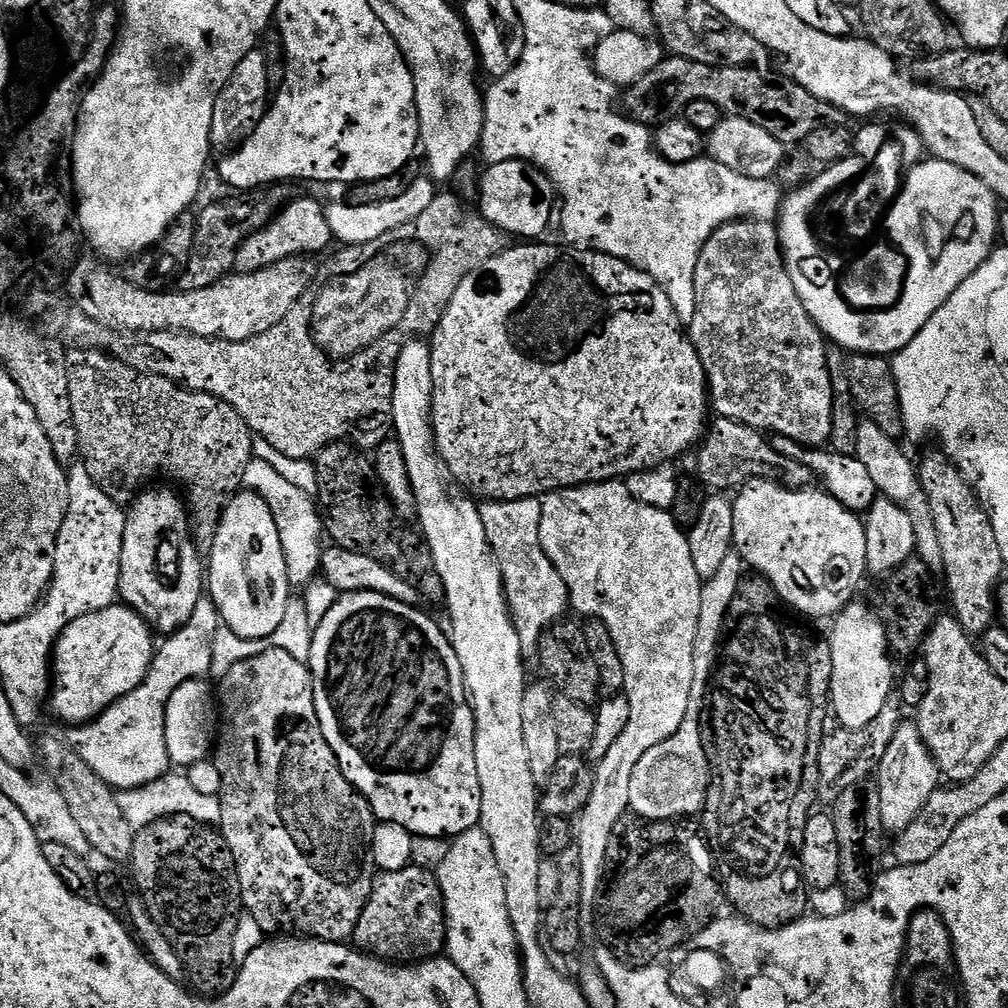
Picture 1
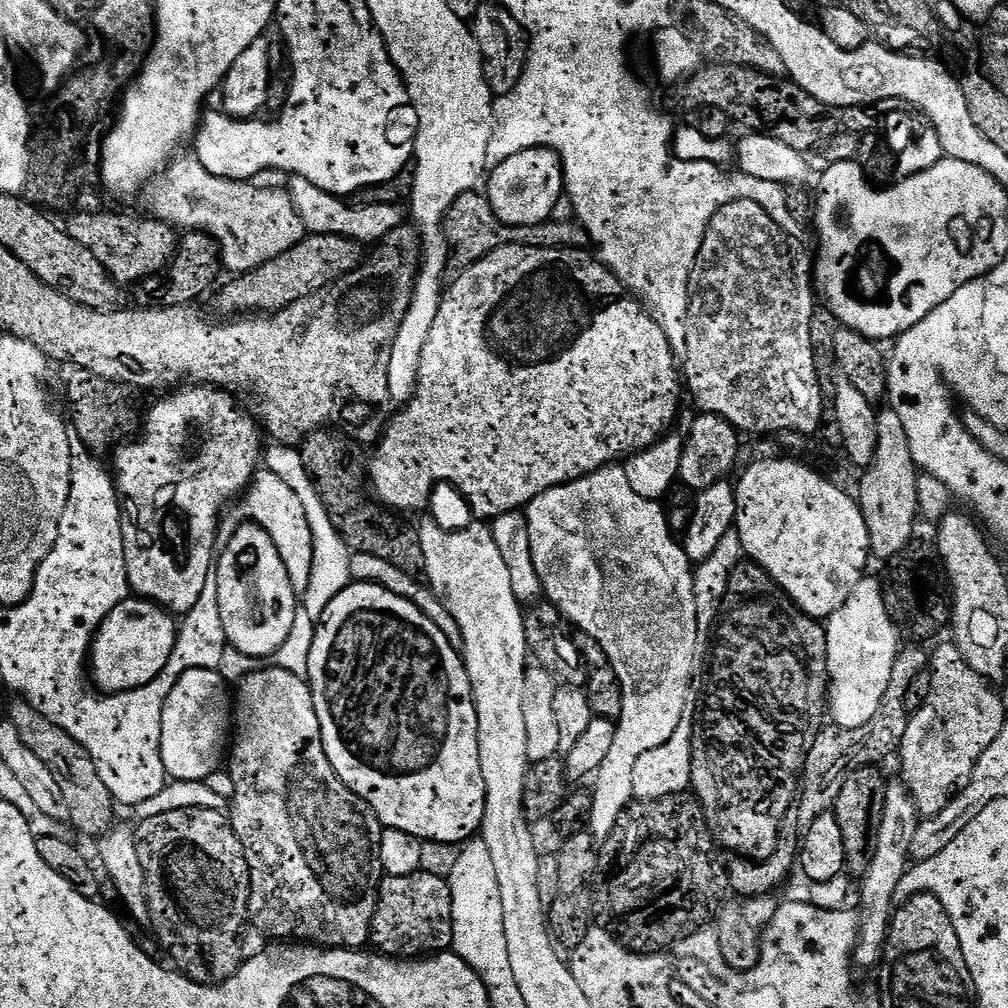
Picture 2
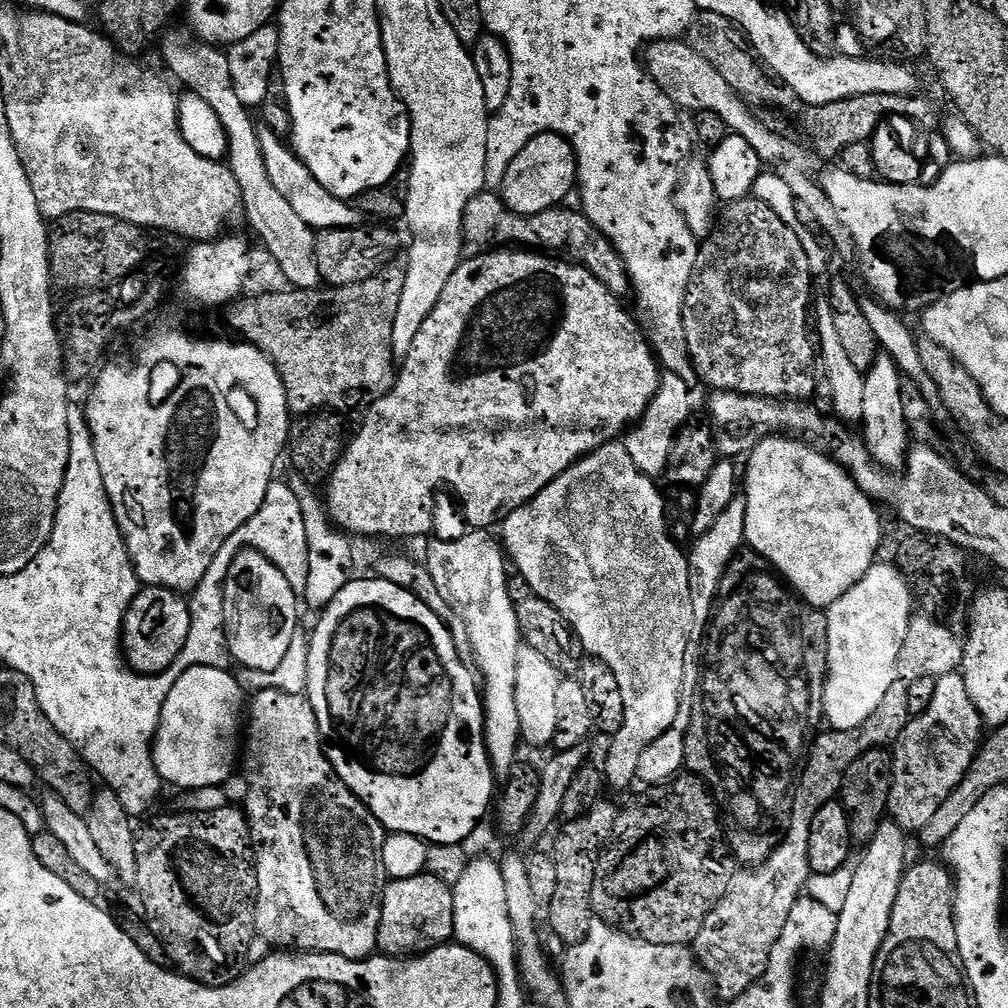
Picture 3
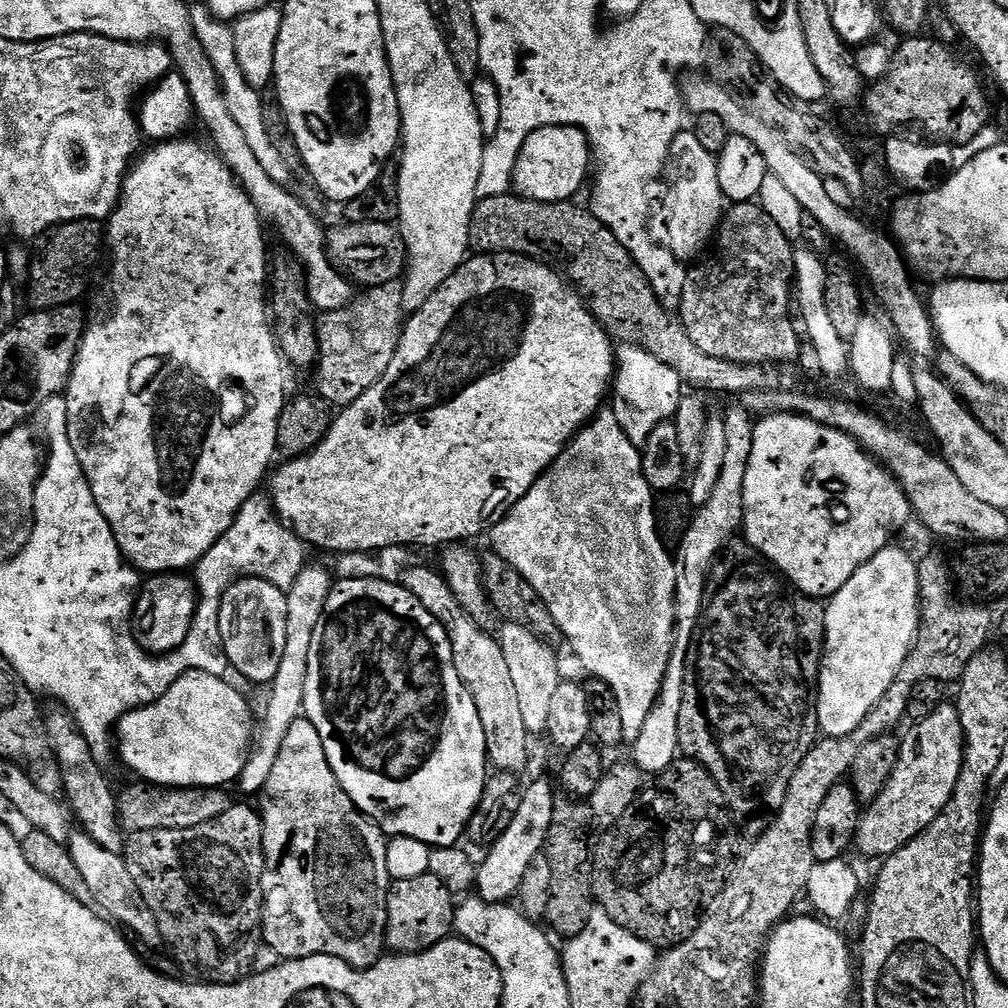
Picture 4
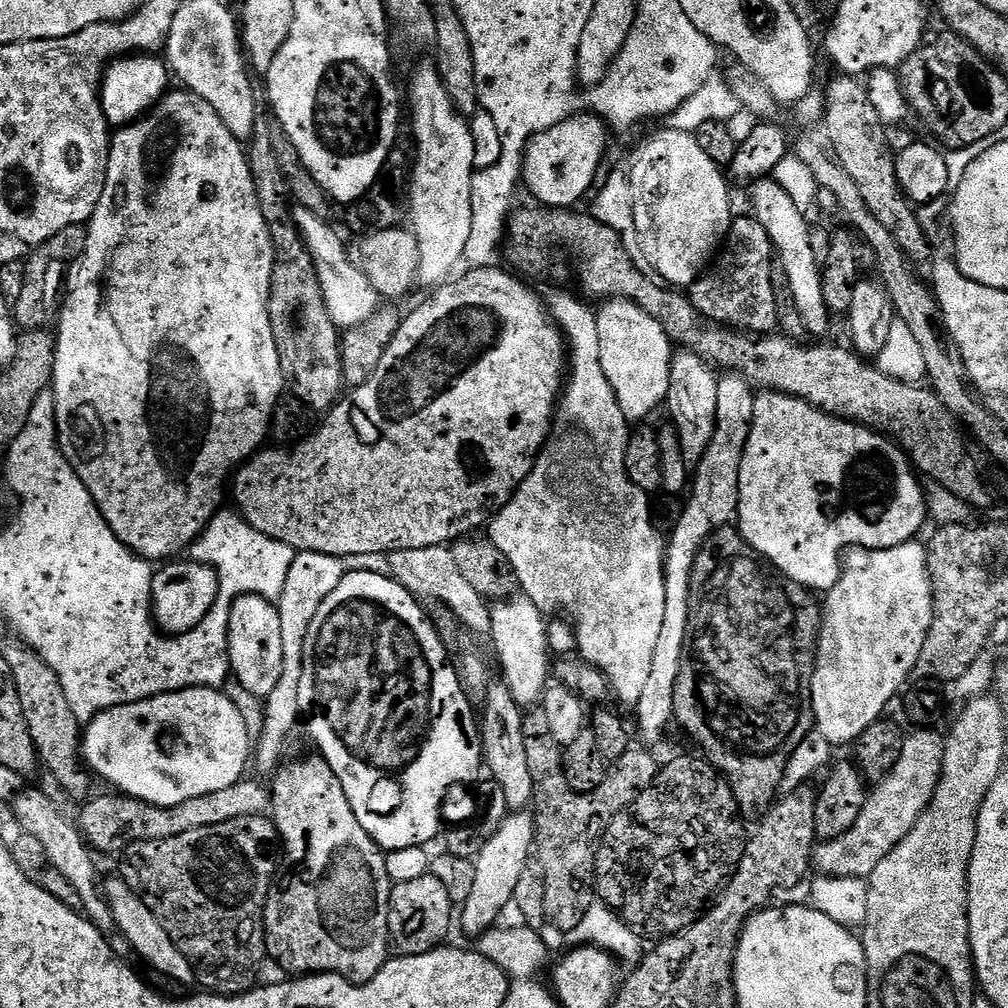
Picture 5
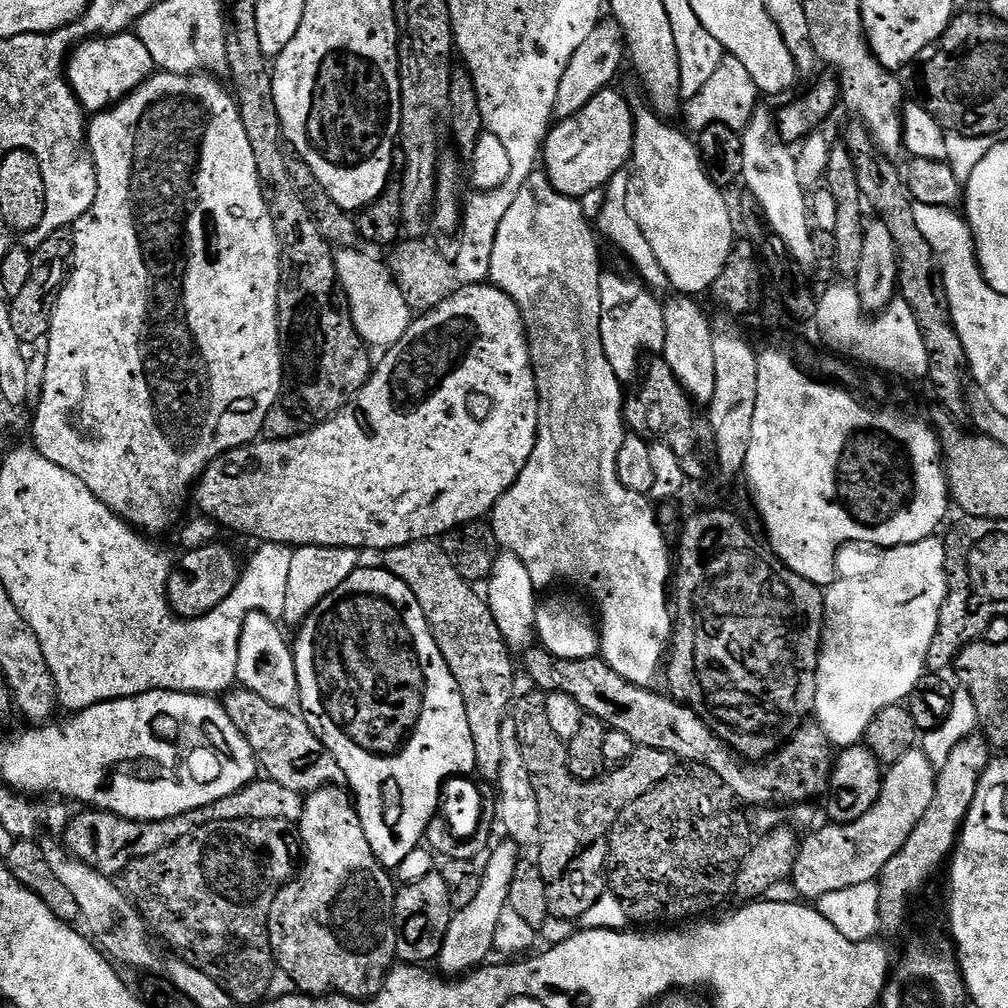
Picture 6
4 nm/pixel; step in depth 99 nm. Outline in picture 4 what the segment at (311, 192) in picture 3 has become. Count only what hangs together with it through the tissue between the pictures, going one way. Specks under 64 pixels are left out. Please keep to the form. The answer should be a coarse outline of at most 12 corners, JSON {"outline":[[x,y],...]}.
{"outline":[[207,6],[192,8],[234,122],[262,170],[284,184],[284,156],[261,93],[238,66],[236,33]]}

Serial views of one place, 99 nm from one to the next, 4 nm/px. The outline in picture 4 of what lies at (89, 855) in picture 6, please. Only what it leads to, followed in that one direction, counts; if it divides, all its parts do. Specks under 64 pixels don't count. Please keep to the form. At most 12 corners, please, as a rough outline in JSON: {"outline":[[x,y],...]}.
{"outline":[[135,782],[117,799],[120,827],[190,830],[233,806],[219,788]]}

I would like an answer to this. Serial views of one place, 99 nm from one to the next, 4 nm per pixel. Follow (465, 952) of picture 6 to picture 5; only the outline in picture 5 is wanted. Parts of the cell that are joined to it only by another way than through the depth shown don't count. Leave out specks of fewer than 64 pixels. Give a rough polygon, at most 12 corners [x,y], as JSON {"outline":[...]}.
{"outline":[[531,811],[504,816],[474,859],[460,924],[479,938],[533,859]]}

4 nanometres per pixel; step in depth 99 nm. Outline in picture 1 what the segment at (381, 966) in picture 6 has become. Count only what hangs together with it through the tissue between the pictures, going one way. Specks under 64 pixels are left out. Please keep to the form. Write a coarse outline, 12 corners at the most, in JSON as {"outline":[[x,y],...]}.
{"outline":[[283,646],[218,681],[224,841],[261,933],[348,942],[373,801]]}

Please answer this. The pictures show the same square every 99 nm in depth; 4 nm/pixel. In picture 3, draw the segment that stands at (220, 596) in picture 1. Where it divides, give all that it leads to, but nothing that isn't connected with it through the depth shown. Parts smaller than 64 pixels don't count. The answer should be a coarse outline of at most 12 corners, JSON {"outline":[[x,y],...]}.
{"outline":[[252,548],[231,563],[231,659],[272,671],[298,629],[298,597]]}

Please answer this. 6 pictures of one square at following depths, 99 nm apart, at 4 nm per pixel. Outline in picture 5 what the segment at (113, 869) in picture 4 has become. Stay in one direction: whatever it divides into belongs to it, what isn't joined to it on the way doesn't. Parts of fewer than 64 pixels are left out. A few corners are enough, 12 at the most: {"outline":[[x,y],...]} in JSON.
{"outline":[[123,877],[102,894],[117,931],[153,971],[197,981],[185,955]]}

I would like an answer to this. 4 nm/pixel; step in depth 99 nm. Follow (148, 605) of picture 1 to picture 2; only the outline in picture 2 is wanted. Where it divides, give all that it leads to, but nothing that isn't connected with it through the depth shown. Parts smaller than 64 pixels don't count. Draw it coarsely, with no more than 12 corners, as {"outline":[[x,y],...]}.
{"outline":[[215,386],[121,443],[128,587],[187,613],[261,425]]}

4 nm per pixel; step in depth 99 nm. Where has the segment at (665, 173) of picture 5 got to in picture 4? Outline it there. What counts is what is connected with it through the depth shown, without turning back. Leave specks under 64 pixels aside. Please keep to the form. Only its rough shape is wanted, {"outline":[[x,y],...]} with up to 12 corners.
{"outline":[[681,130],[666,169],[664,236],[699,257],[726,199],[717,157]]}

